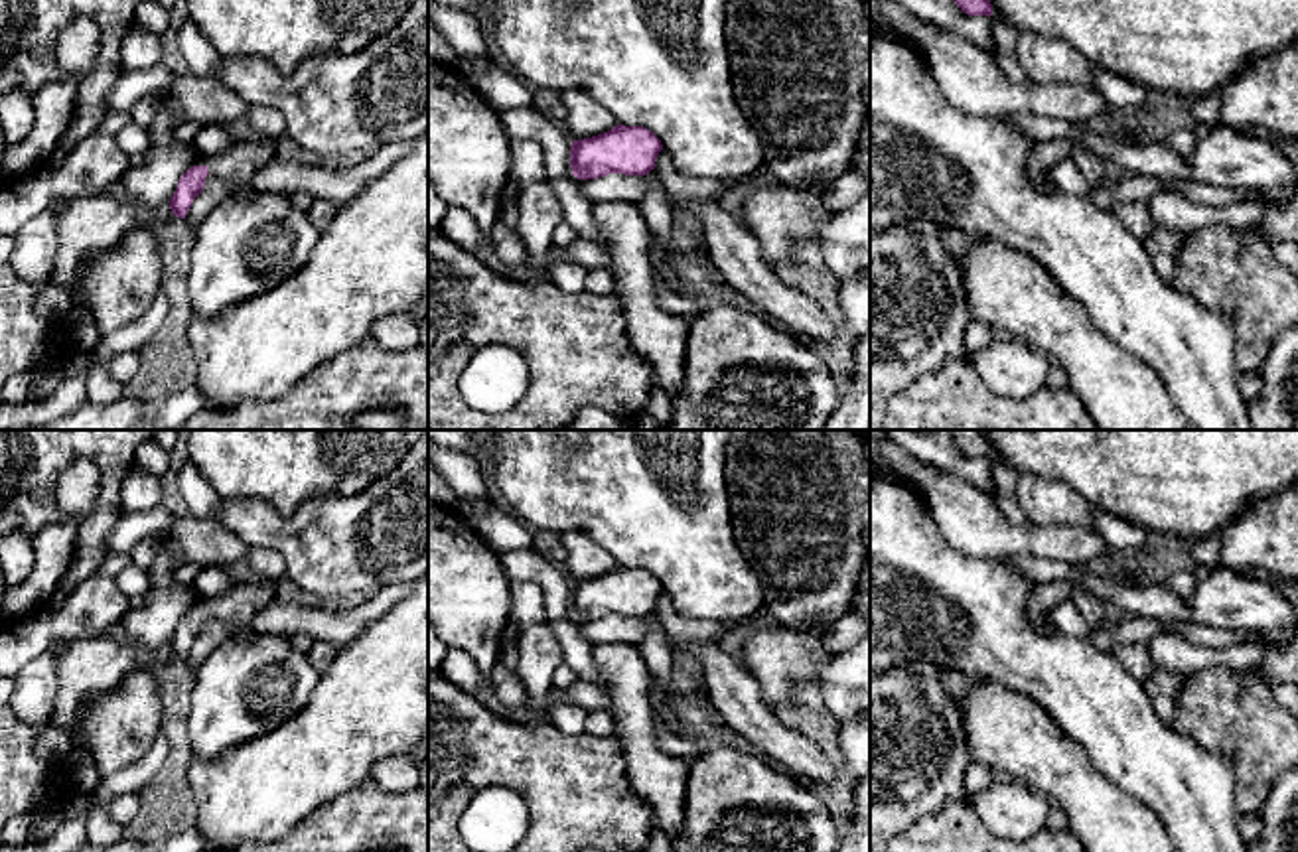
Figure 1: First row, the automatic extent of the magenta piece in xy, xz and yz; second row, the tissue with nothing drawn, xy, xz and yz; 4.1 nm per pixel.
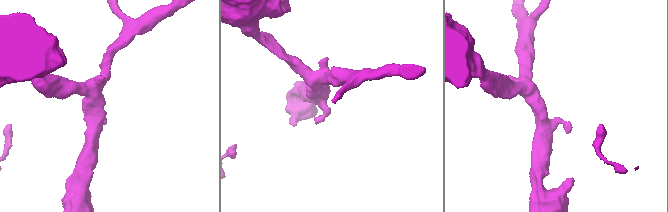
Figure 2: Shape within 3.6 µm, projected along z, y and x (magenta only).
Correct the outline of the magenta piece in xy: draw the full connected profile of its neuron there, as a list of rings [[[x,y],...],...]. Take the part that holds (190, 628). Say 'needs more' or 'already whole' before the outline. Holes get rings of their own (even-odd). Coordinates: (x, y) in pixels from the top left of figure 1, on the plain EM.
needs more | [[[252,580],[251,584],[231,586],[217,598],[207,600],[203,607],[191,607],[178,623],[170,641],[176,659],[185,661],[193,641],[203,633],[205,619],[217,617],[239,629],[251,625],[252,615],[276,596],[276,582]]]

